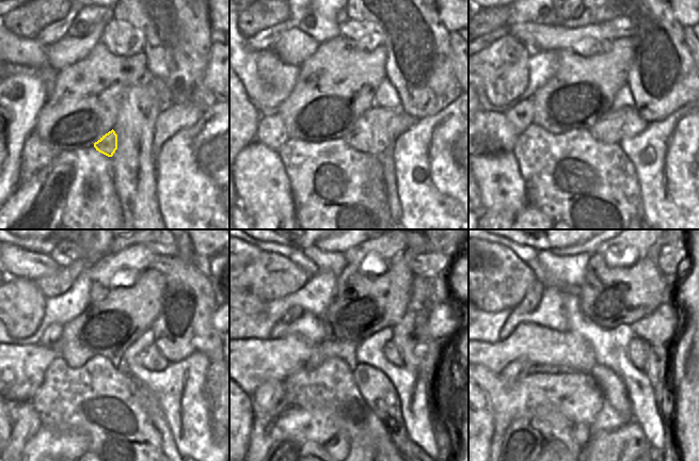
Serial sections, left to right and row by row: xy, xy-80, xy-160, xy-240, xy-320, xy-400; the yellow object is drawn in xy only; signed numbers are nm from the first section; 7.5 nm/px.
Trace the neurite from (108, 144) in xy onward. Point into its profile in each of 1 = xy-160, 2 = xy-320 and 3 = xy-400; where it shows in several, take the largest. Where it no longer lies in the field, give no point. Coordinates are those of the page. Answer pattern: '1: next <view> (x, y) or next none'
1: next xy-160 (614, 127)
2: next xy-320 (392, 352)
3: next xy-400 (638, 350)

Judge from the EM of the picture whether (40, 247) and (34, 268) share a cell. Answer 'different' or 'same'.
different

